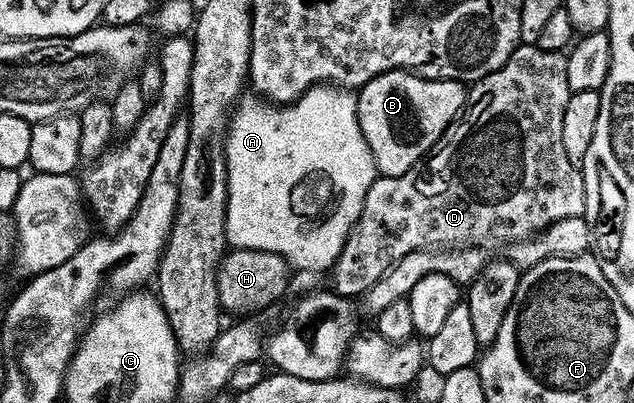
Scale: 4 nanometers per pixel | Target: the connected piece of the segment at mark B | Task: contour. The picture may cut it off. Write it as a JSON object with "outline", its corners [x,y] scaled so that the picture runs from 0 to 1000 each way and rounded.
{"outline":[[[642,171],[591,189],[562,236],[566,318],[603,442],[636,437],[672,390],[716,310],[737,251],[729,206],[710,194],[672,194],[669,181]]]}

